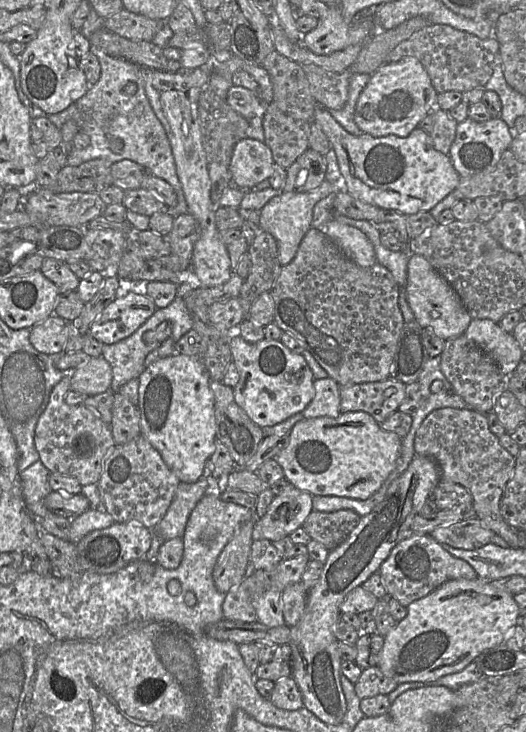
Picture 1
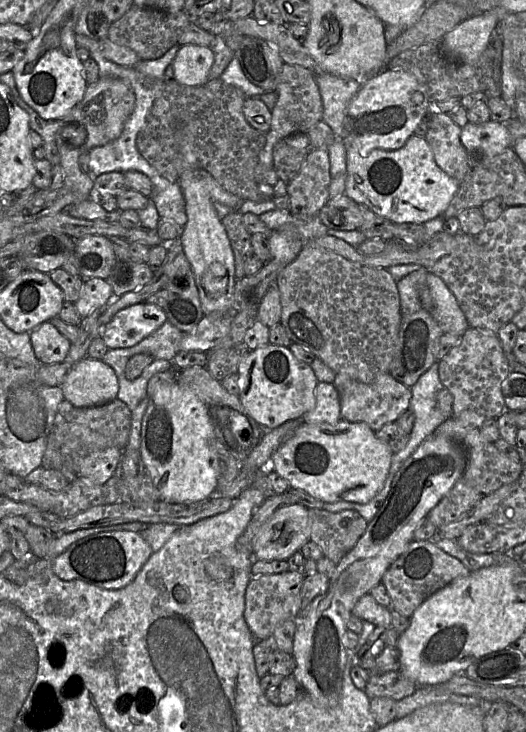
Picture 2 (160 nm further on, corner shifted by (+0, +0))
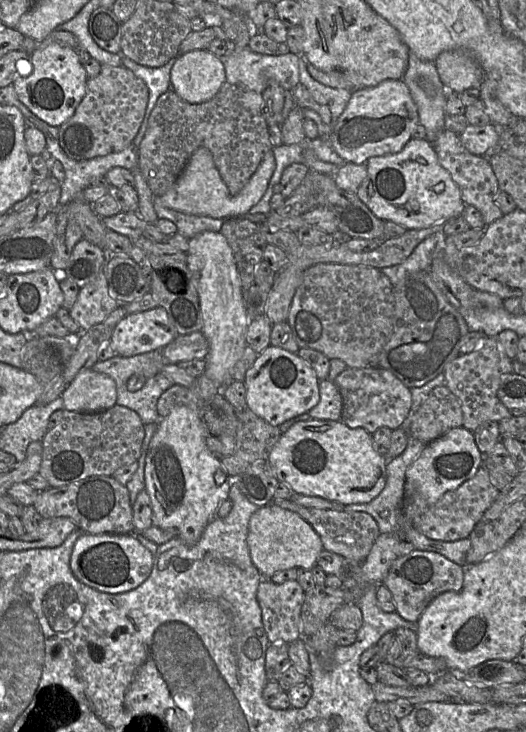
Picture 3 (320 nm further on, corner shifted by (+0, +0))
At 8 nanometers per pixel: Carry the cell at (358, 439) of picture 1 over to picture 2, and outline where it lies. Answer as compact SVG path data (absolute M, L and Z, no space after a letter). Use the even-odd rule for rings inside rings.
M341 419L337 423L302 423L293 437L282 443L273 453L269 469L286 479L290 488L303 490L324 503L348 501L366 504L382 489L393 454L387 443L380 440L364 422L348 422Z

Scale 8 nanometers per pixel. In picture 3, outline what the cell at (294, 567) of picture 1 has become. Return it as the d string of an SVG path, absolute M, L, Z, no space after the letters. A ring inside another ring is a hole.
M262 577L257 589L257 601L271 644L291 643L301 638L300 614L304 594L297 580L277 584Z

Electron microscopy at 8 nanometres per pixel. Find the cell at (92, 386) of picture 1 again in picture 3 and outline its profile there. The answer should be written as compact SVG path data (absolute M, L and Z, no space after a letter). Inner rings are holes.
M85 369L66 386L61 394L64 409L78 413L96 413L116 405L117 388L106 374Z

